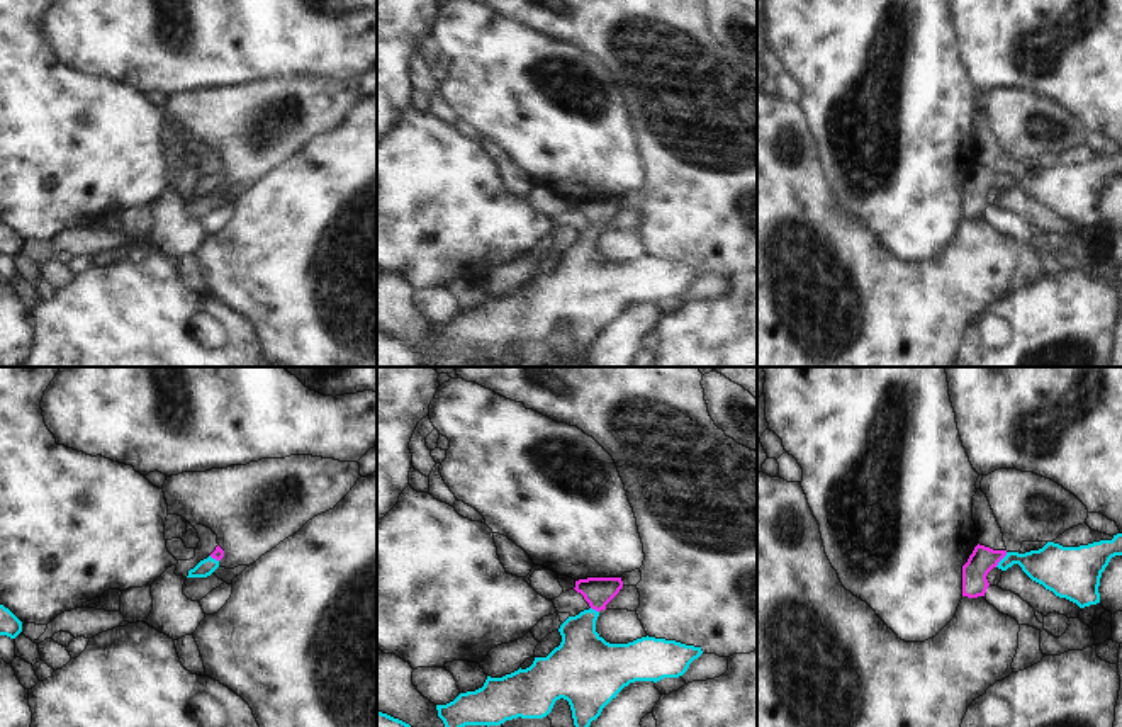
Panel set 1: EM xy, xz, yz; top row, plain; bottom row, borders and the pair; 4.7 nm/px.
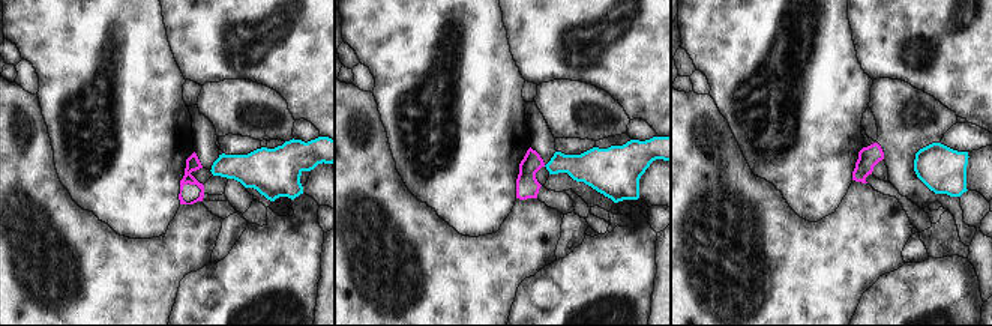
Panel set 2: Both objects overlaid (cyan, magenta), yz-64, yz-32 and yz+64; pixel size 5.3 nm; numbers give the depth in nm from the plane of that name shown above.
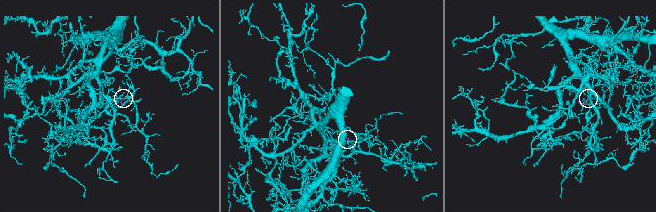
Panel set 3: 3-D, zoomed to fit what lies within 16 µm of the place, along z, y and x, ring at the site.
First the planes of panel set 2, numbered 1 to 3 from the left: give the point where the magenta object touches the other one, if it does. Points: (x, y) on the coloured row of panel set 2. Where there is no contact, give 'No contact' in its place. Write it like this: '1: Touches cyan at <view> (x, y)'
1: No contact
2: No contact
3: No contact

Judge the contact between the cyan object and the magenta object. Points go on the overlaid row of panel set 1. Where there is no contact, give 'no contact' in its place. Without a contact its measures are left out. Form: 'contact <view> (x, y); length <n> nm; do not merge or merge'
contact yz (1002, 559); length 90 nm; merge

